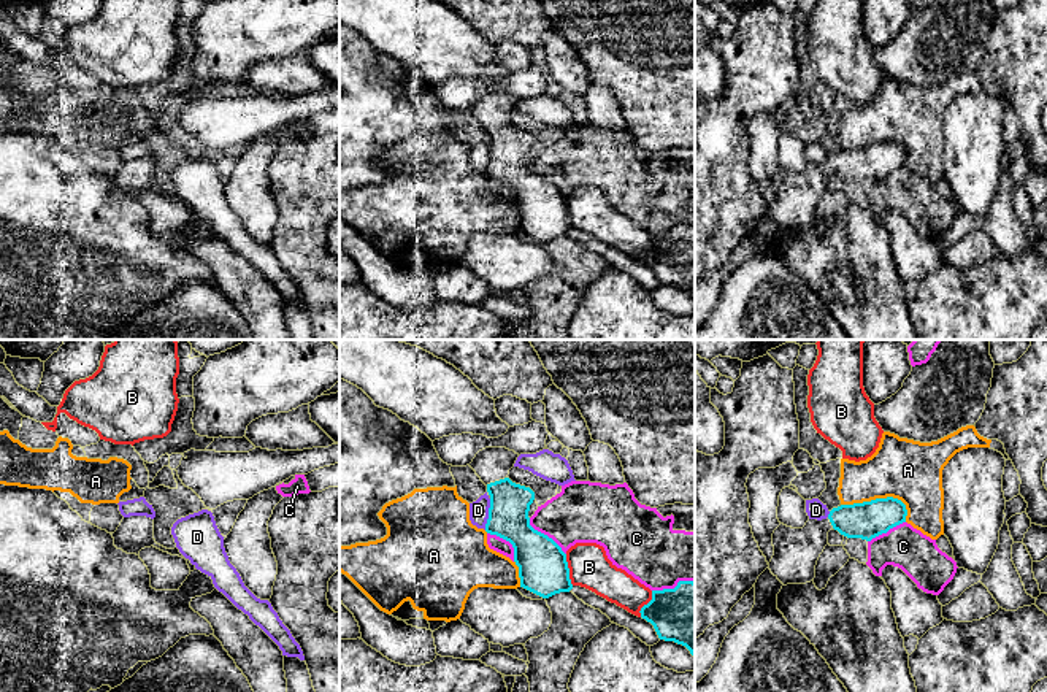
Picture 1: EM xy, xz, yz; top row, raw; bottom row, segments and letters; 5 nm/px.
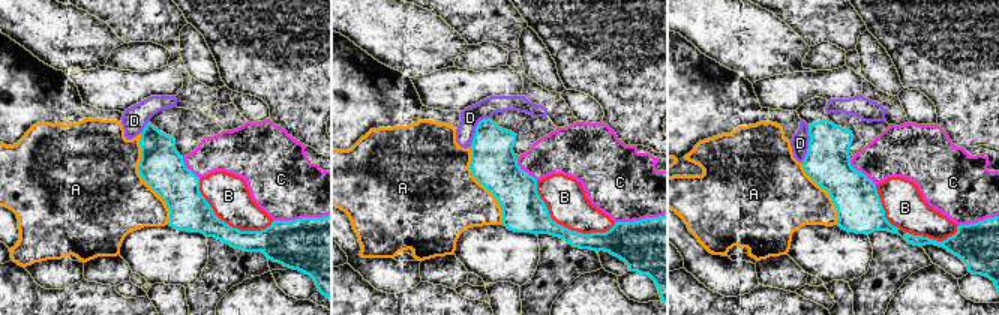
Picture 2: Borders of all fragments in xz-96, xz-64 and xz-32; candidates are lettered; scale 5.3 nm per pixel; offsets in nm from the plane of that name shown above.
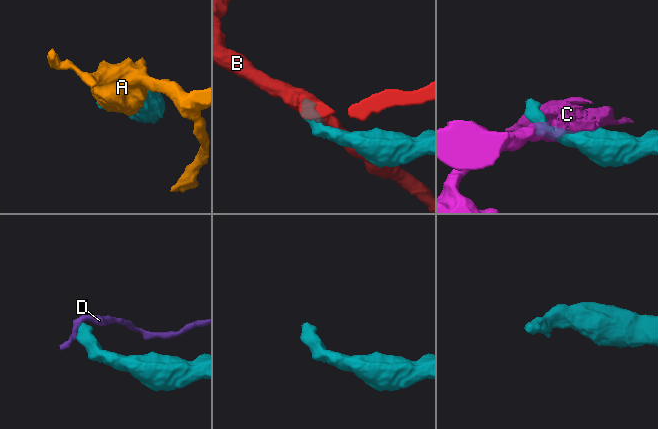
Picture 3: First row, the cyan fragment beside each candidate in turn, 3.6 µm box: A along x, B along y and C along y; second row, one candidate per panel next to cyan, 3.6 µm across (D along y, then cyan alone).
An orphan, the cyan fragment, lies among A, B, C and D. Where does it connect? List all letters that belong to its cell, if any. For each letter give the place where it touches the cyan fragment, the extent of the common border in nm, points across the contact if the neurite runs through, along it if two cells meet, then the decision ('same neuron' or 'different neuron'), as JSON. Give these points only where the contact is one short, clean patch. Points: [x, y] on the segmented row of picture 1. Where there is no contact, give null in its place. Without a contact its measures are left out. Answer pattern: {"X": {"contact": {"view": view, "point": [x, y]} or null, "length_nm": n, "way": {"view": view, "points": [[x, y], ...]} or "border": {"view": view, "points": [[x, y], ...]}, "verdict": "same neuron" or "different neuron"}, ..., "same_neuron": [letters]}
{"A": {"contact": {"view": "yz", "point": [878, 499]}, "length_nm": 340, "verdict": "different neuron"}, "B": {"contact": {"view": "xz", "point": [568, 570]}, "length_nm": 170, "verdict": "different neuron"}, "C": {"contact": {"view": "xz", "point": [546, 535]}, "length_nm": 260, "verdict": "different neuron"}, "D": {"contact": {"view": "xz", "point": [489, 515]}, "length_nm": 160, "border": {"view": "xz", "points": [[490, 499], [484, 529]]}, "verdict": "different neuron"}, "same_neuron": []}

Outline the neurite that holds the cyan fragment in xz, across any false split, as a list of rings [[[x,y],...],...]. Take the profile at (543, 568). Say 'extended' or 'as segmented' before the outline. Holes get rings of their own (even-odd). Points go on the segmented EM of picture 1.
extended | [[[485,448],[470,467],[490,495],[485,532],[512,544],[520,587],[549,598],[573,589],[566,554],[552,538],[530,525],[528,511],[535,492],[508,478],[517,457],[506,448]]]

